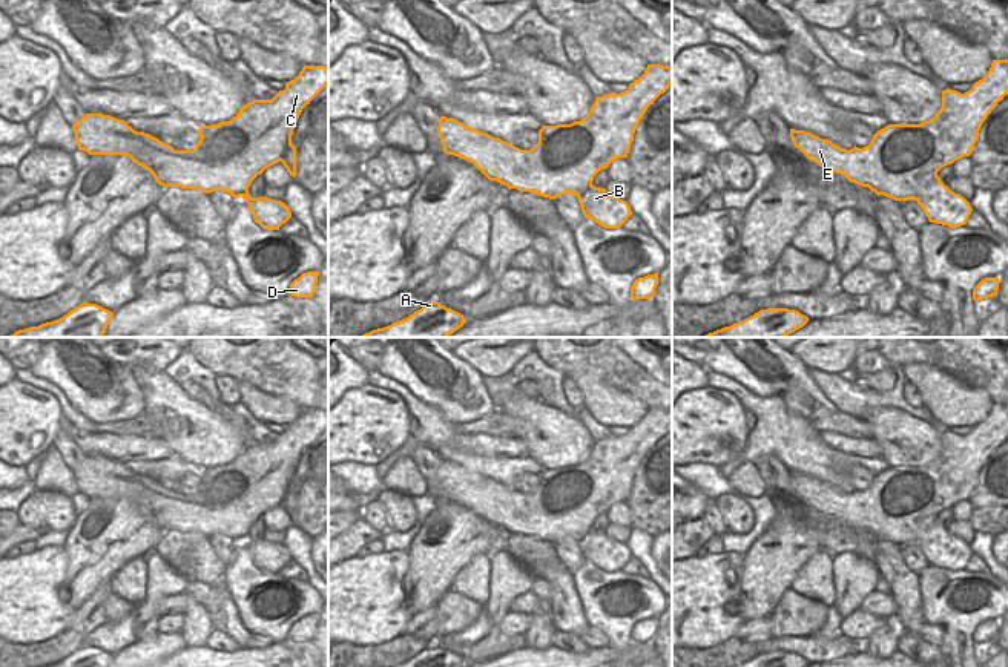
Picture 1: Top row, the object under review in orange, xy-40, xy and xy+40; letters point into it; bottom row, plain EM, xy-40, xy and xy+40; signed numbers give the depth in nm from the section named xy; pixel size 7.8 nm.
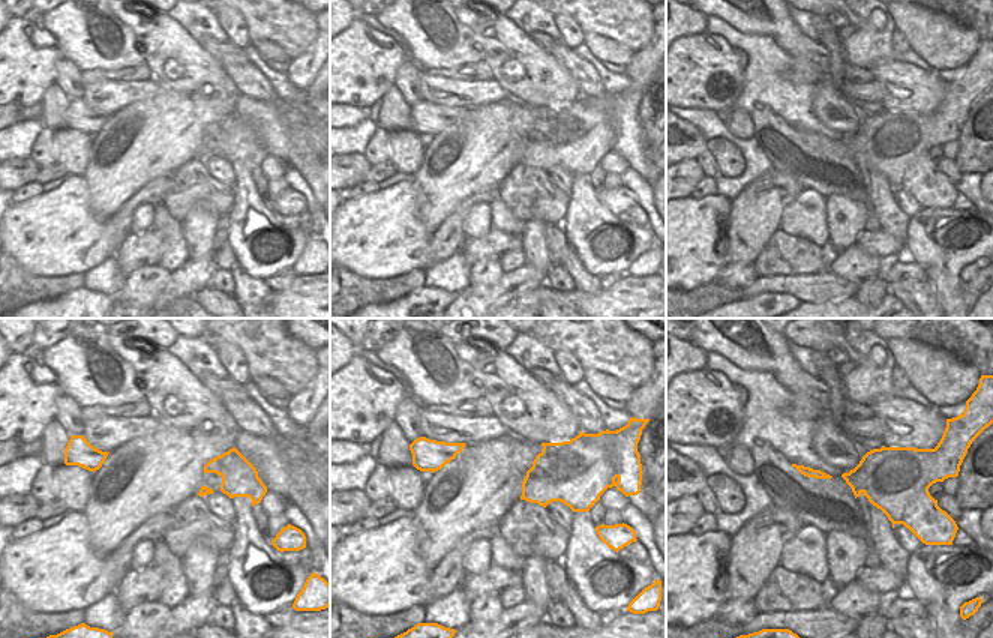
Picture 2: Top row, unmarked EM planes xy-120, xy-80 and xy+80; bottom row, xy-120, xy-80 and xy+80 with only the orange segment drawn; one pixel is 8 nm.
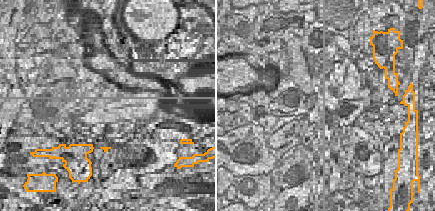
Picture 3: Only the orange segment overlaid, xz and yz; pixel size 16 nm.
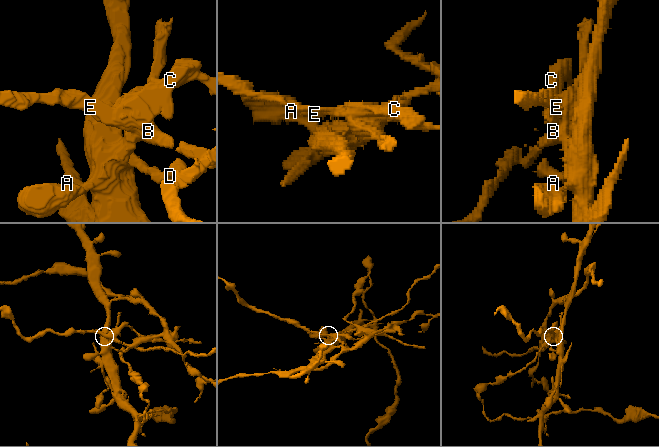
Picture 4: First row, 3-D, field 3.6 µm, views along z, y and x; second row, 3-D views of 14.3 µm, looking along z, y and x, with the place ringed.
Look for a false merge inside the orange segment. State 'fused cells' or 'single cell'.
fused cells

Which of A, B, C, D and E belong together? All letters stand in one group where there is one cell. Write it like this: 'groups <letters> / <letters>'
groups A C D E / B

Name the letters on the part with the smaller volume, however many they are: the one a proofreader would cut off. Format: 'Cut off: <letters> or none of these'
Cut off: B

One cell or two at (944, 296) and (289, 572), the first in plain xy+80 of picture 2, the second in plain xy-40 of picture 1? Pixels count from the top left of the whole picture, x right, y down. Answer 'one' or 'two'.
two

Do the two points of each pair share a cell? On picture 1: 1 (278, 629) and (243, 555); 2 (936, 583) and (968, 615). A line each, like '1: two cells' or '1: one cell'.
1: one cell
2: one cell

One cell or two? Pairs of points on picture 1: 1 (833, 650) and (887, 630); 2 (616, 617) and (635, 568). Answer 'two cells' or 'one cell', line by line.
1: two cells
2: two cells

